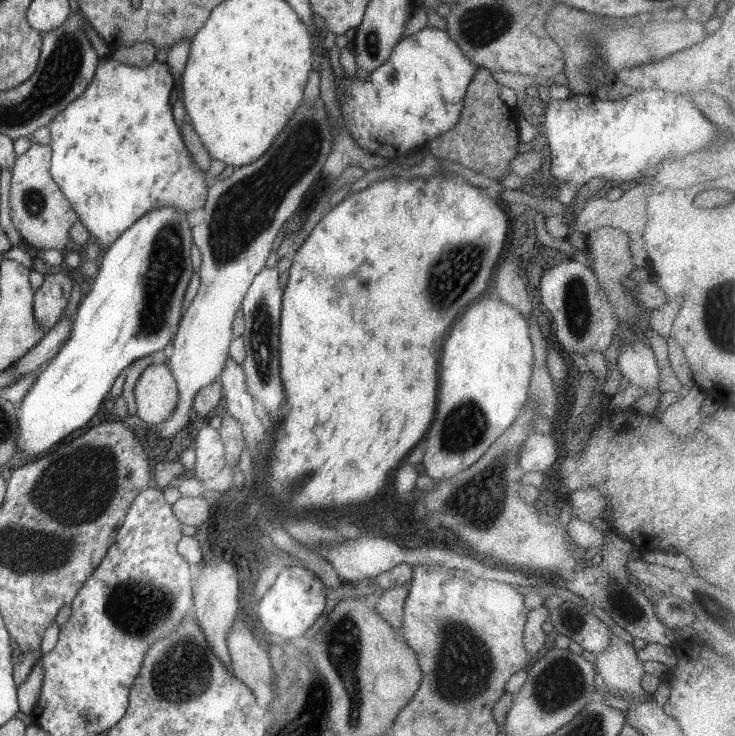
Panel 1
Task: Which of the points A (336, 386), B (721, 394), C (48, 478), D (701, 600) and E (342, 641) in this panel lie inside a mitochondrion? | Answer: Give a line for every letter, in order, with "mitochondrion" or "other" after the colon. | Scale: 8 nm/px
A: other
B: other
C: mitochondrion
D: other
E: mitochondrion

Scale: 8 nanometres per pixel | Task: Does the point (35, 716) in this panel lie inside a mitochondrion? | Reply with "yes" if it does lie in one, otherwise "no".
no

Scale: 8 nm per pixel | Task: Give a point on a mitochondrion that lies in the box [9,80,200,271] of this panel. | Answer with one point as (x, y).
(34, 202)

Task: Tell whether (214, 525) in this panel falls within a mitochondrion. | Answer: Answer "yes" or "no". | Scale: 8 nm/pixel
no

